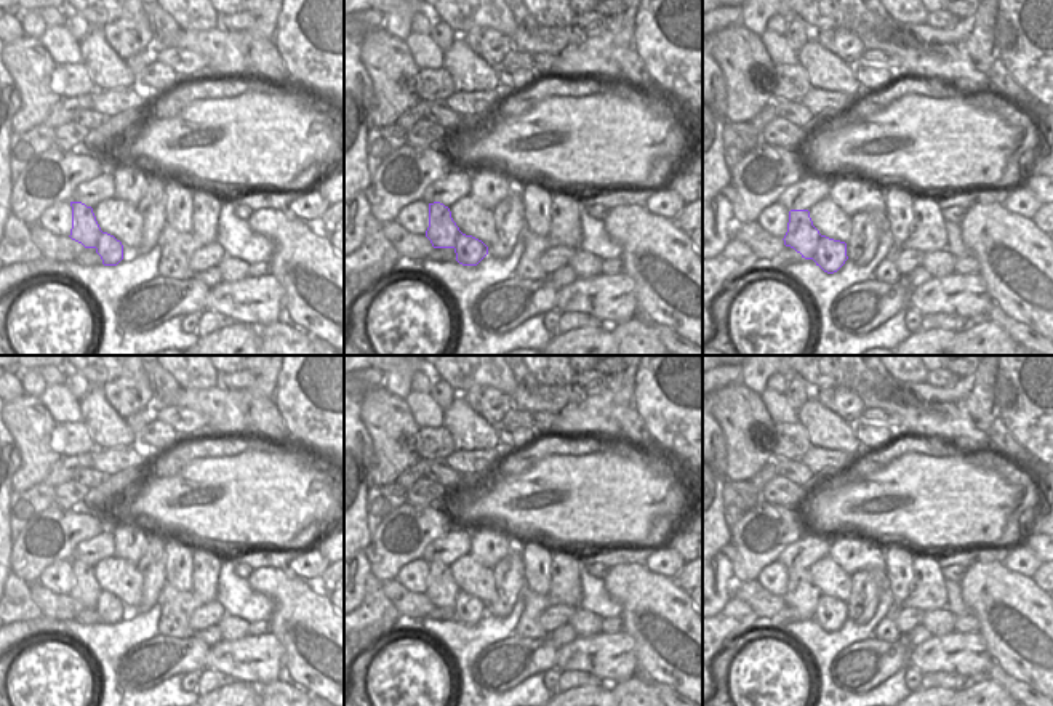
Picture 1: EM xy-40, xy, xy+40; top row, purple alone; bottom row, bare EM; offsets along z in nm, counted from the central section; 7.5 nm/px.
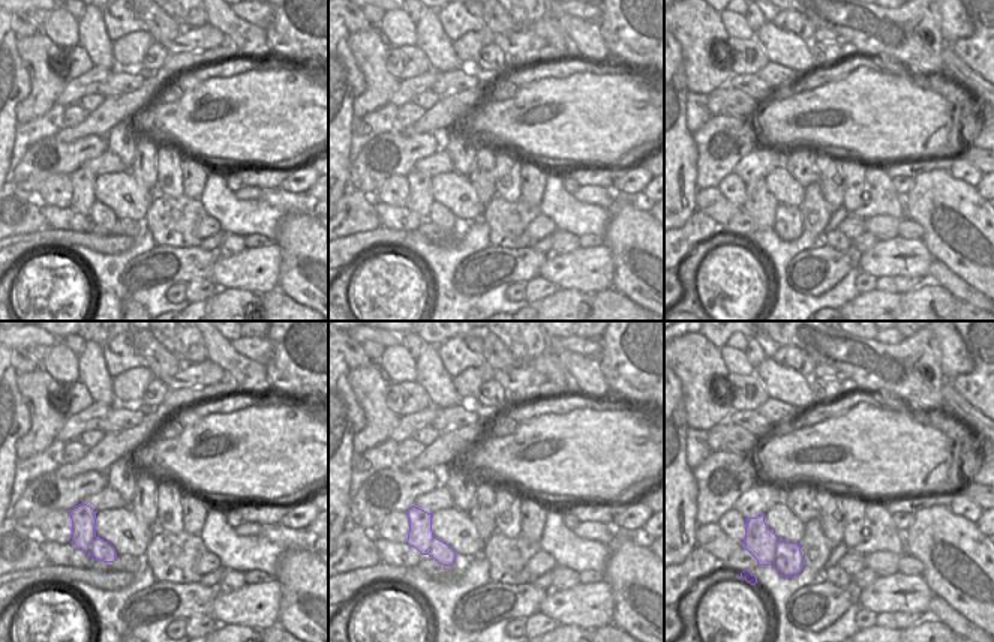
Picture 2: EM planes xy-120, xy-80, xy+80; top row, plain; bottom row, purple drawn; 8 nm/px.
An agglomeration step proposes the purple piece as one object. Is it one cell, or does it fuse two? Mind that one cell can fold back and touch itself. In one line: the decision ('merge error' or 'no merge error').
merge error

